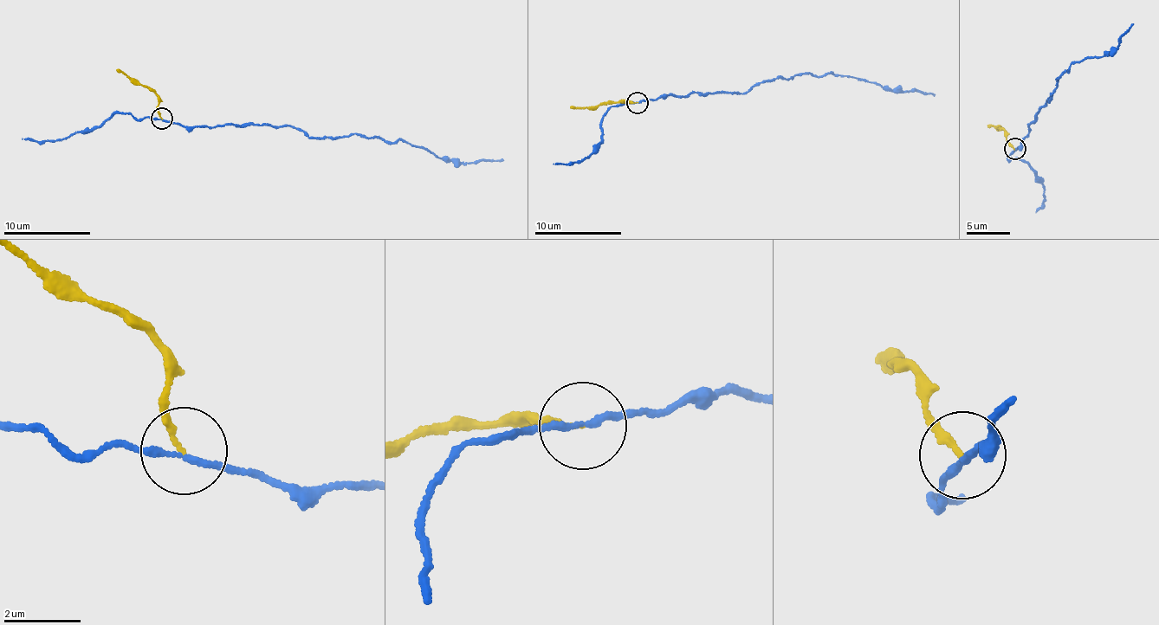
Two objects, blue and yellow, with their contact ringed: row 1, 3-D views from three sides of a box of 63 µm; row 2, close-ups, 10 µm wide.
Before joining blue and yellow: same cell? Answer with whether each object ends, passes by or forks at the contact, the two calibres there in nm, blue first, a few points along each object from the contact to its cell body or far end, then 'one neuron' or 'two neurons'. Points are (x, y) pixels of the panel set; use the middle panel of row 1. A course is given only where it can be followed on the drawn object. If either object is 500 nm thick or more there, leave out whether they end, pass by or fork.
blue passes by; yellow ends there; 160 nm thick on the blue side, 140 nm on the other; blue runs (637, 103), (670, 95), (688, 97), (696, 92), (740, 94), (763, 80), (789, 80), (804, 73), (934, 96); yellow runs (637, 103), (622, 100), (570, 108); two neurons

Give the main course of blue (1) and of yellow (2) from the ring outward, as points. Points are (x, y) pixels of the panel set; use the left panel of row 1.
1: (161, 119), (197, 128), (288, 125), (312, 137), (407, 141), (450, 161), (501, 160)
2: (161, 119), (159, 99), (152, 90), (116, 69)

